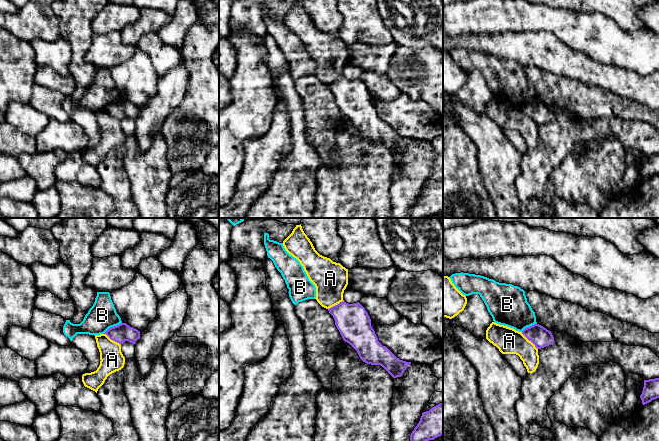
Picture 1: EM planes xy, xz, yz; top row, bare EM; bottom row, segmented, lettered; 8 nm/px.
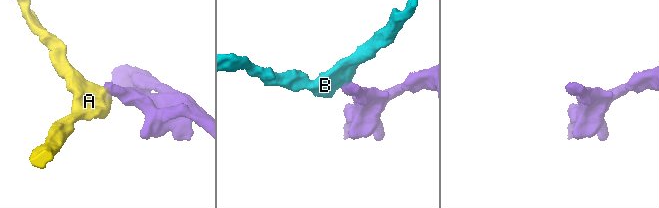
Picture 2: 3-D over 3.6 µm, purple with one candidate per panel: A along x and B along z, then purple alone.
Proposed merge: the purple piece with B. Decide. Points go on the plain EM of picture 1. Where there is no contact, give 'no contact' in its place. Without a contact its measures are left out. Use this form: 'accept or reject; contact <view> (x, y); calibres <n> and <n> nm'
reject; contact xy (112, 103); calibres 140 and 220 nm

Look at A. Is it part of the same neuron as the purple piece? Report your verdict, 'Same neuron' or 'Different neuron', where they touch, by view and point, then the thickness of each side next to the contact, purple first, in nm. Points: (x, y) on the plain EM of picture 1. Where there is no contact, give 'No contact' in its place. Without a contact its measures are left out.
Different neuron. Touches purple at yz (530, 116). Thickness 160 nm (purple) against 200 nm

